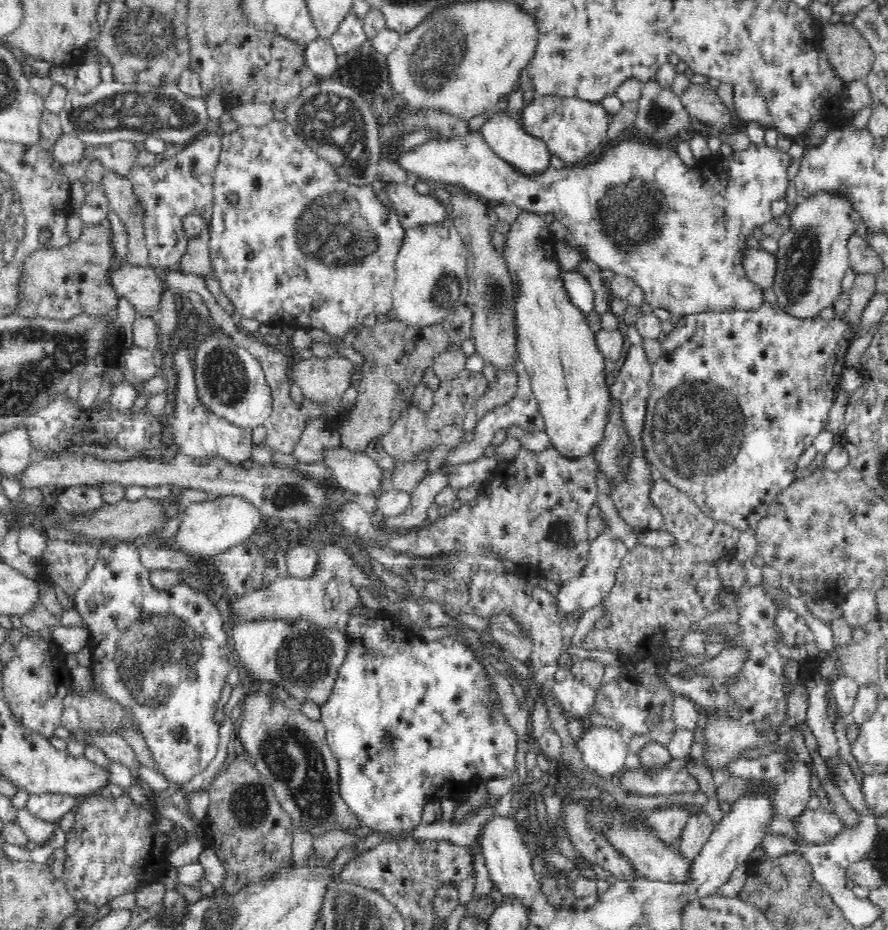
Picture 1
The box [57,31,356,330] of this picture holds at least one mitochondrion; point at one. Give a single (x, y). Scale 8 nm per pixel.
(133, 112)

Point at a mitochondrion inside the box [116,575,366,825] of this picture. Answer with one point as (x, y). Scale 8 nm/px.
(304, 660)

